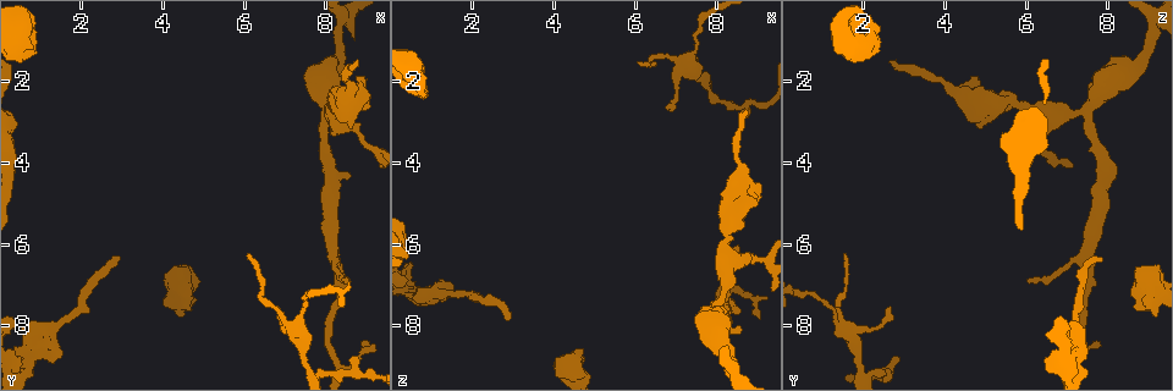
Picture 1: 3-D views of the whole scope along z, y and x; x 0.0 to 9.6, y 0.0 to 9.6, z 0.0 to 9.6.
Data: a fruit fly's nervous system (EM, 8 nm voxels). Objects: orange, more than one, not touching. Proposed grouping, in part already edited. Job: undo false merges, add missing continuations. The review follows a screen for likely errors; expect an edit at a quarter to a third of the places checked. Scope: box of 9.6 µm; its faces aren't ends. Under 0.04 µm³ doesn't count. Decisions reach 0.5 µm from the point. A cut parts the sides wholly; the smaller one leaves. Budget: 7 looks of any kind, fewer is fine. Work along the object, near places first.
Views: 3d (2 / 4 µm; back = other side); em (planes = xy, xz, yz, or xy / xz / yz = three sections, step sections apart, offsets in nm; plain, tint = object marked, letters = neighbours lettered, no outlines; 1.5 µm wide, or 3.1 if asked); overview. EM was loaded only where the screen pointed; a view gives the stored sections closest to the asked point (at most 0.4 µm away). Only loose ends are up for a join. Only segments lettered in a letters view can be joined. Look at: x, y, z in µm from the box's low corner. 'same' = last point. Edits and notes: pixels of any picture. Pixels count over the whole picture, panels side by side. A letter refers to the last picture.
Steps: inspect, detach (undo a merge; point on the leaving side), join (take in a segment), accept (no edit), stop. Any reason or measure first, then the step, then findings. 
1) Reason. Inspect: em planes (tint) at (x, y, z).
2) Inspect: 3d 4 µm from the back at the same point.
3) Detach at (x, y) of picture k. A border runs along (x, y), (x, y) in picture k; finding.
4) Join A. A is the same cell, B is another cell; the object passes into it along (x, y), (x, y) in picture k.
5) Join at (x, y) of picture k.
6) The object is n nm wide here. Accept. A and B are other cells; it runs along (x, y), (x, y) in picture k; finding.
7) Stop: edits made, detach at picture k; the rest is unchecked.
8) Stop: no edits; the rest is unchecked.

An open end. Inspect: 3d 2 µm from the back at (9.10, 8.40, 7.80).

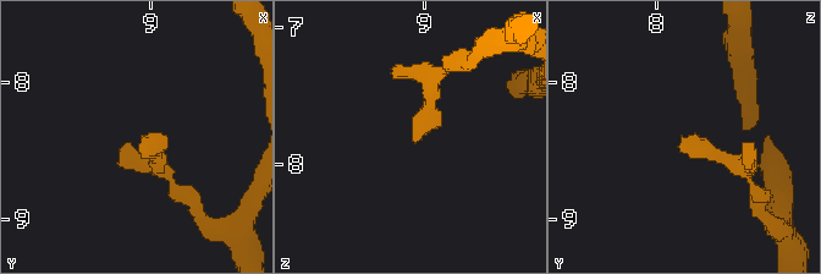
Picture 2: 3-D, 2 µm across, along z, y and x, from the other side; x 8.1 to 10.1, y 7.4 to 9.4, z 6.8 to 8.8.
Shape alone is not enough. Inspect: em planes (letters) at (9.04, 8.46, 7.84).

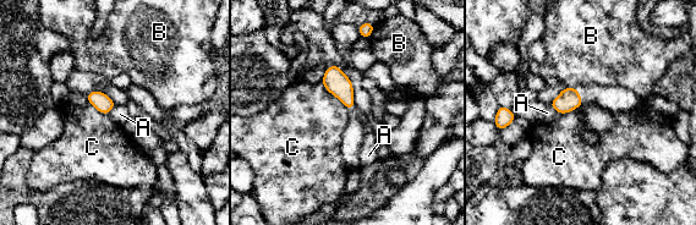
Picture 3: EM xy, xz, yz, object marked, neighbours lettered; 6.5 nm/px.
The object is 150 nm wide here. Accept. A, B and C are other cells; no lettered segment goes on from it.

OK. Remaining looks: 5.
Thin arm on a thick one. Inspect: em planes (letters) at (8.00, 2.65, 7.45).

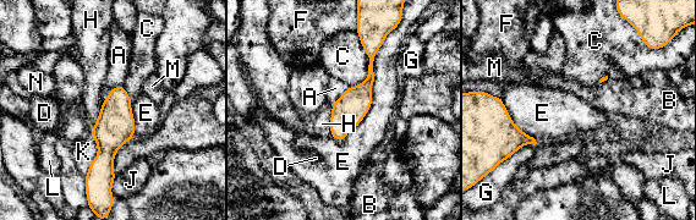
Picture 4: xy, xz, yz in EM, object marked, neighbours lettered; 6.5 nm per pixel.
The longest contact is with E, 800 nm. Accept. A, B, C, D, E, F, G, H, J, K, L, M and N are other cells; it runs along (374, 40), (371, 77), (339, 137) in picture 4; all the same cell.

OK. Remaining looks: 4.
Thick end. Inspect: 3d 4 µm at (4.65, 7.55, 8.65).

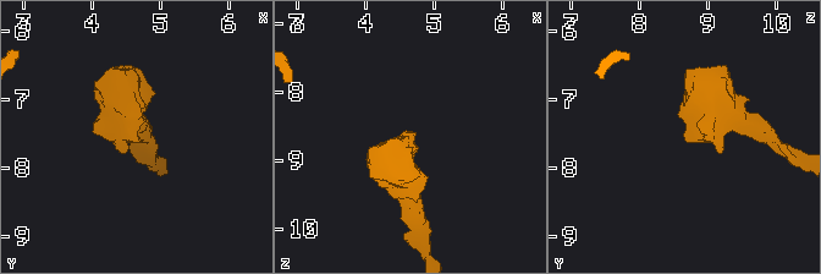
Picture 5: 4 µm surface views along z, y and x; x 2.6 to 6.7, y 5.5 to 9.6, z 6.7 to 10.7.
Inspect: em planes (letters) at (4.65, 7.55, 8.65).

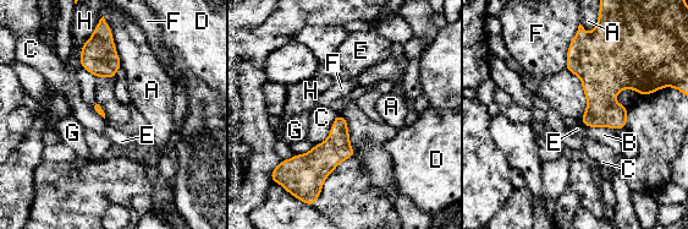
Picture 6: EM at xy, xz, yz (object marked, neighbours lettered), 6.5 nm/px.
Accept. A, B, C, D, E, F, G and H are other cells; none of them fits.

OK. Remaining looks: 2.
Stop: no edits; the rest is unchecked.

